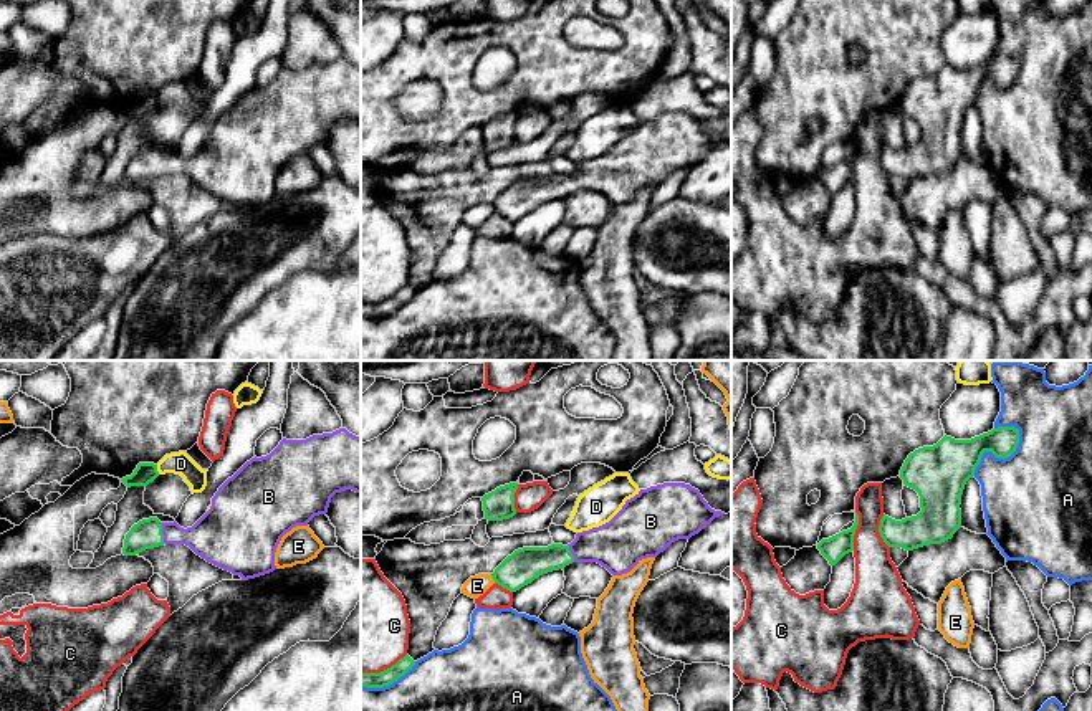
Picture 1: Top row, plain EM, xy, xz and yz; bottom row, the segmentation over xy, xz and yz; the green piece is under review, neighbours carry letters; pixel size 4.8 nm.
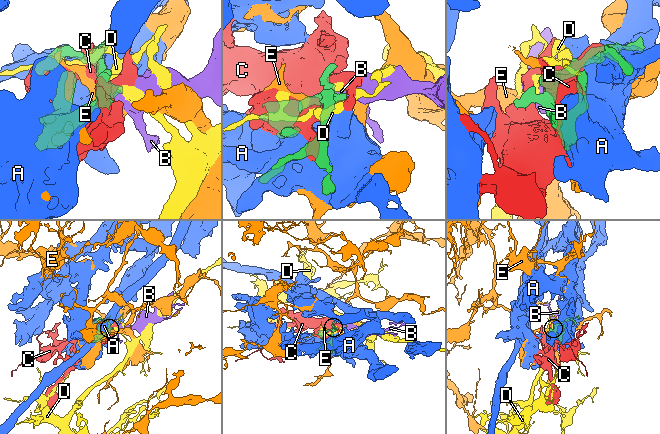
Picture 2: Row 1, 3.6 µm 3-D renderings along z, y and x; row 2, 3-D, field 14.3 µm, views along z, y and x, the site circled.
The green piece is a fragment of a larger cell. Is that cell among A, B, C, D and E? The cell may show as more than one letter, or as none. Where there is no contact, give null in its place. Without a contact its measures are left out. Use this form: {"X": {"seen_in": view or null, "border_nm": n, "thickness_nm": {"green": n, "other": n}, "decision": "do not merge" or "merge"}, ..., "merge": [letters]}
{"A": {"seen_in": "yz", "border_nm": 320, "thickness_nm": {"green": 240, "other": 460}, "decision": "do not merge"}, "B": {"seen_in": "xy", "border_nm": 110, "thickness_nm": {"green": 140, "other": 220}, "decision": "merge"}, "C": {"seen_in": "yz", "border_nm": 190, "thickness_nm": {"green": 120, "other": 200}, "decision": "do not merge"}, "D": {"seen_in": "xy", "border_nm": 50, "thickness_nm": {"green": 100, "other": 110}, "decision": "do not merge"}, "E": {"seen_in": "xz", "border_nm": 50, "thickness_nm": {"green": 170, "other": 100}, "decision": "do not merge"}, "merge": ["B"]}

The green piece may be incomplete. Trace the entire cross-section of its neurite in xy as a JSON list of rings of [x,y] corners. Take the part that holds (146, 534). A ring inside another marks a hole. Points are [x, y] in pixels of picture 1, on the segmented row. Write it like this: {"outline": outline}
{"outline": [[[339,428],[306,440],[283,438],[270,455],[251,458],[228,478],[212,498],[210,509],[192,527],[184,529],[175,521],[160,523],[157,518],[142,519],[126,534],[122,554],[185,544],[242,580],[255,579],[276,569],[275,552],[286,532],[326,514],[331,498],[346,489],[361,493],[361,437]]]}

